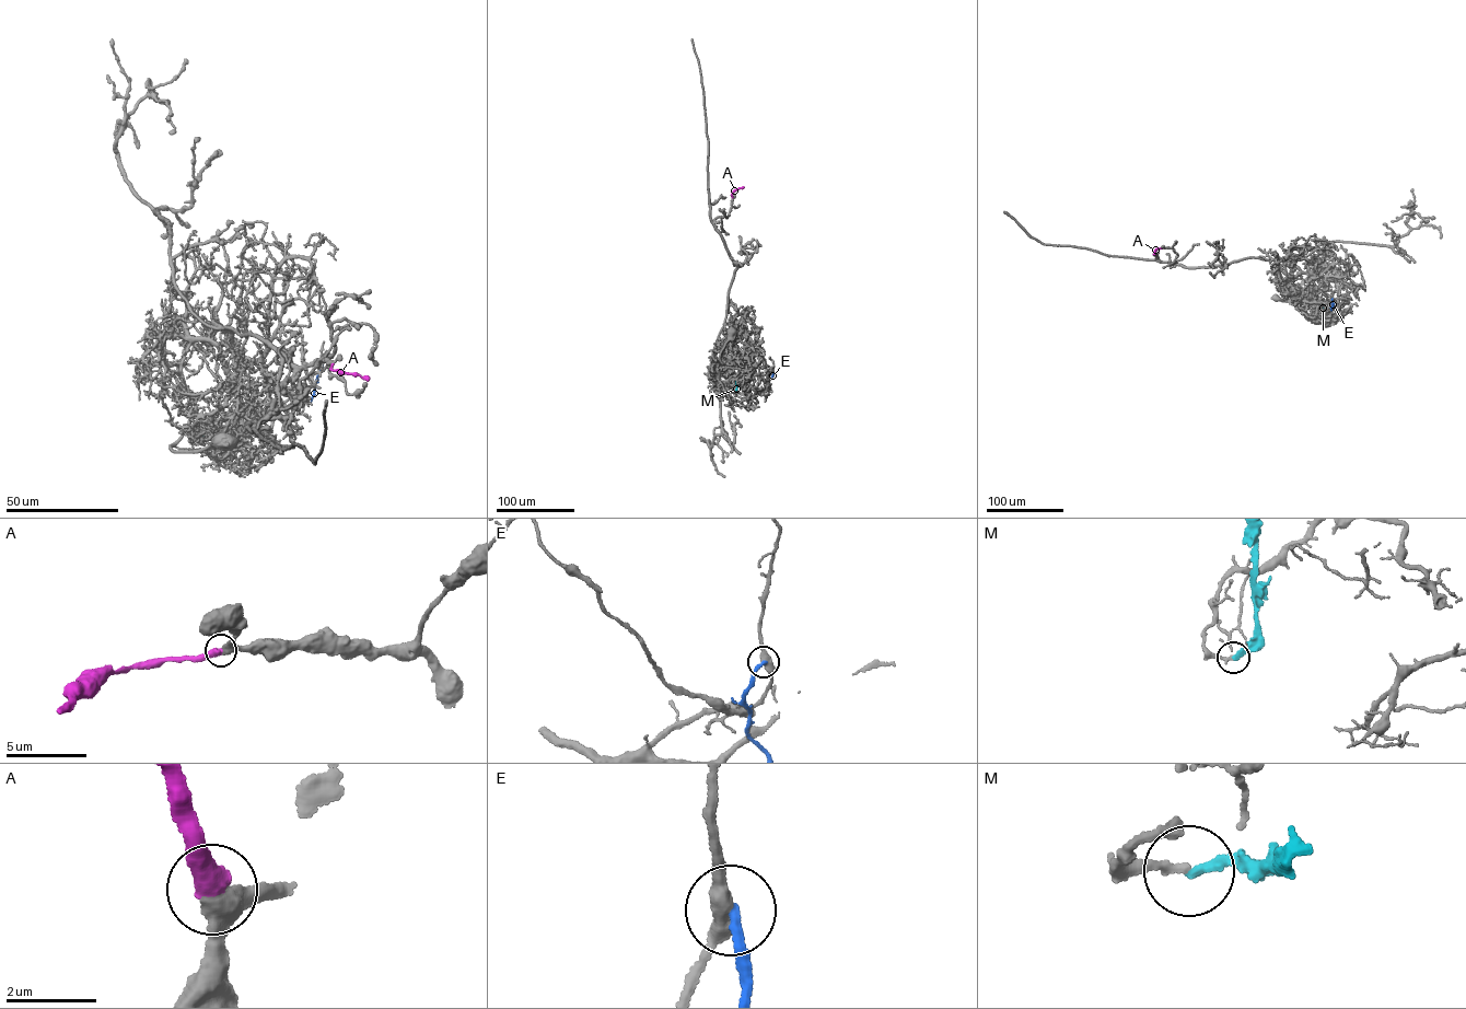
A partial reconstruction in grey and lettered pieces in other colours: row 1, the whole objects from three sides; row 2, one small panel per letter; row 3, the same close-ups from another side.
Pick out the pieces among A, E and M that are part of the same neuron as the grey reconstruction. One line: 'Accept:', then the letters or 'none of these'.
Accept: A

